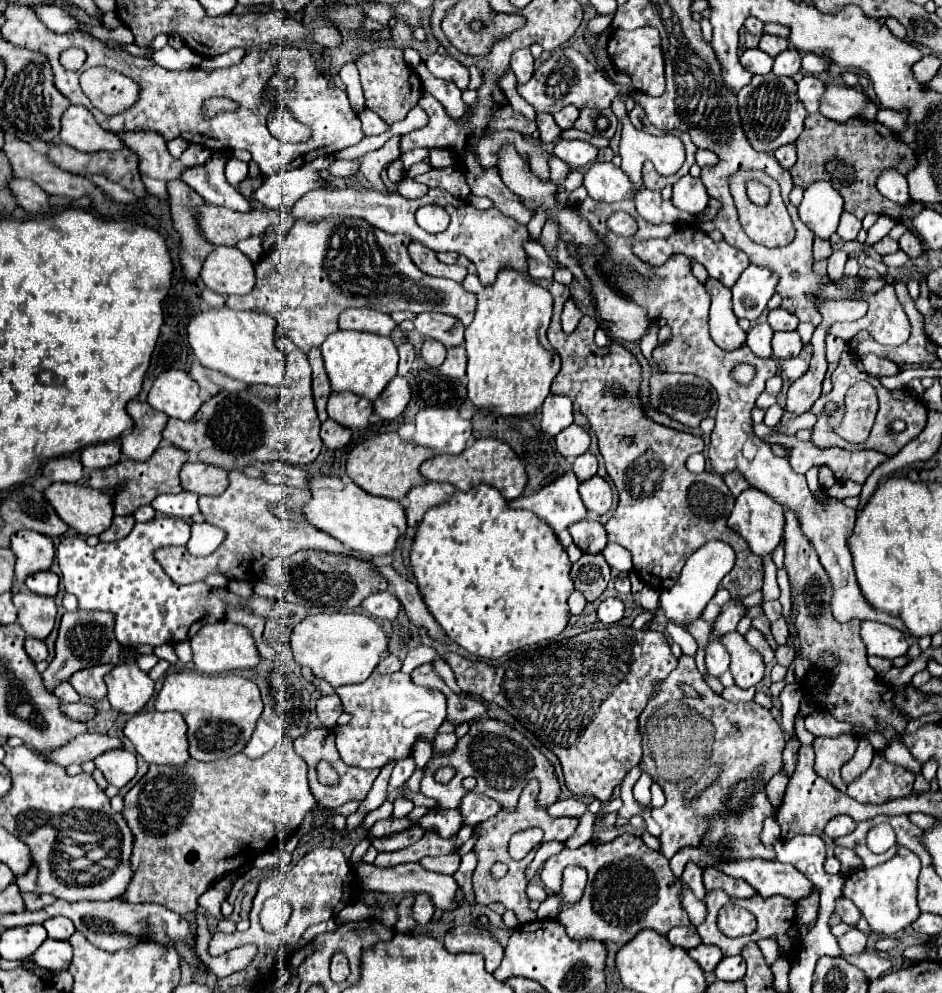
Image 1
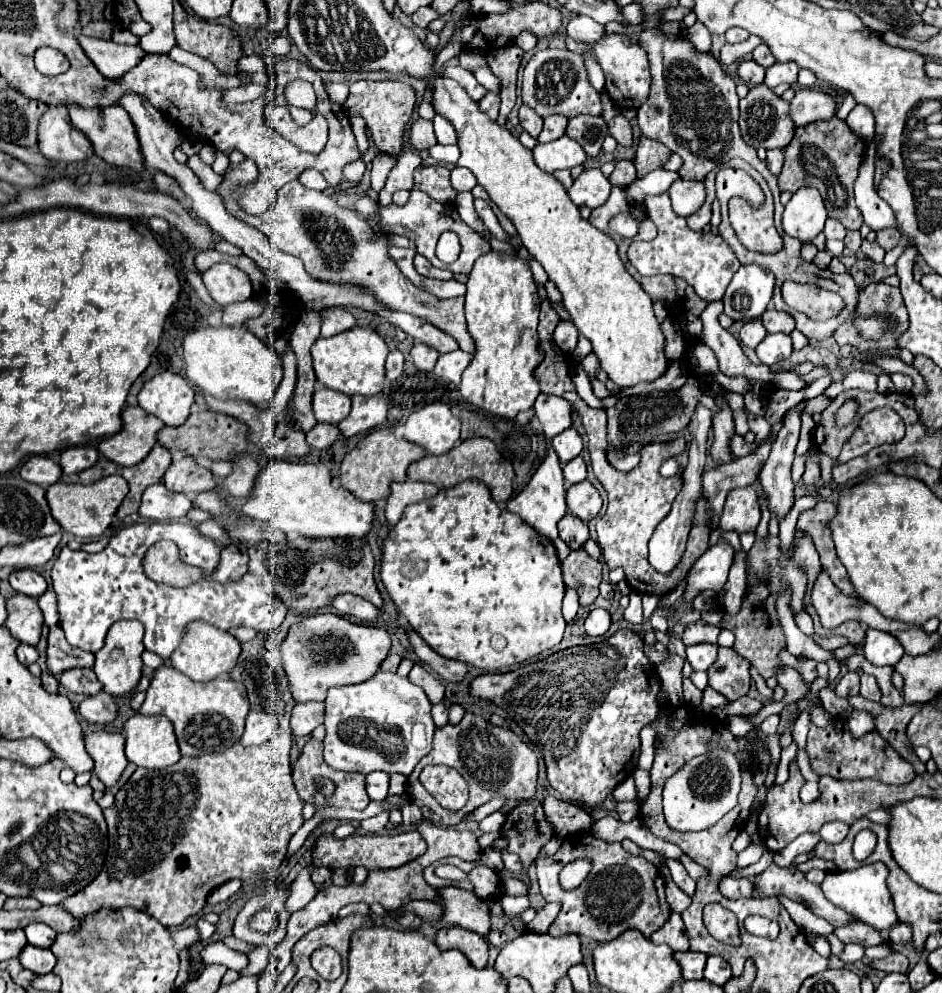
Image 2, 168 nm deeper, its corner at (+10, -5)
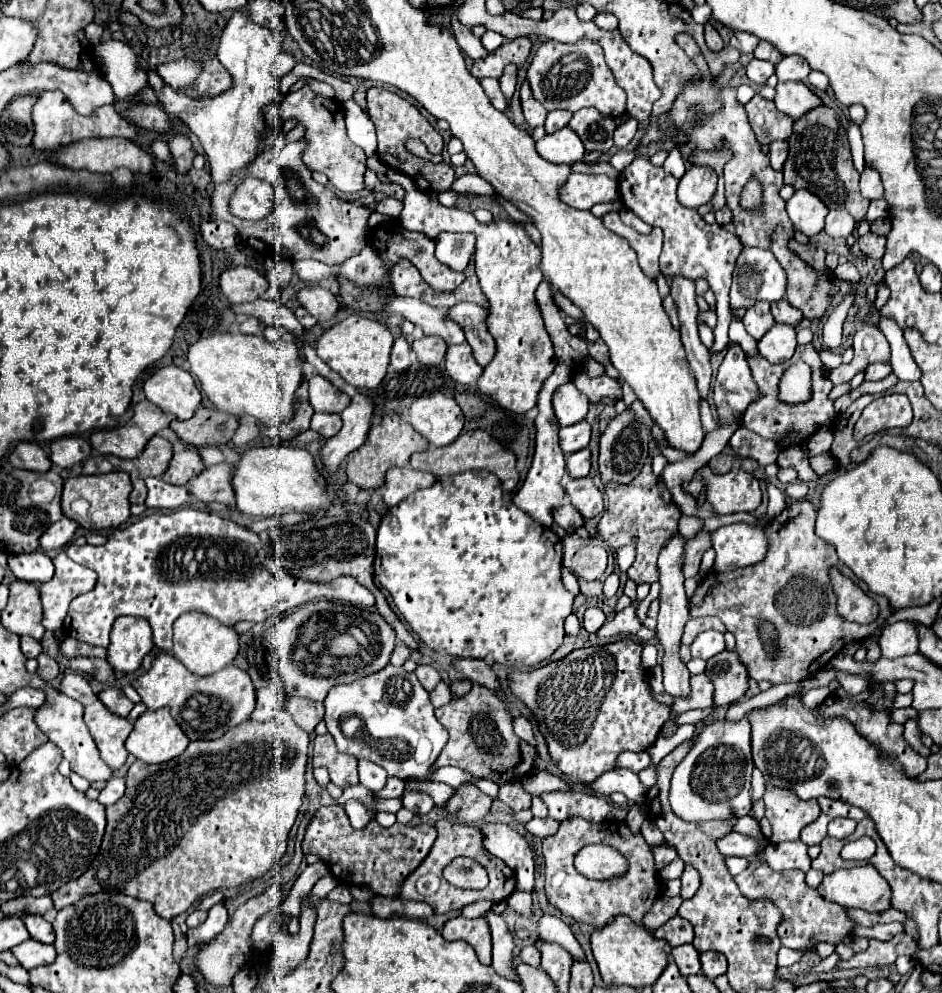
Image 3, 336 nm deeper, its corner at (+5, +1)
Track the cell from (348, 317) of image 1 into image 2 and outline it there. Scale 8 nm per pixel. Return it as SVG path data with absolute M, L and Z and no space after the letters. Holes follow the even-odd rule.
M329 307L321 311L321 335L333 337L341 331L355 327L355 317L343 307Z

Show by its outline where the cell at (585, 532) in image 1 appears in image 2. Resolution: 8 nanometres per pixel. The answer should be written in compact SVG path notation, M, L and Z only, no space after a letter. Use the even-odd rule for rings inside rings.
M567 513L561 521L559 521L559 537L571 547L571 549L581 549L583 543L589 539L589 529L587 525L577 519L575 515Z

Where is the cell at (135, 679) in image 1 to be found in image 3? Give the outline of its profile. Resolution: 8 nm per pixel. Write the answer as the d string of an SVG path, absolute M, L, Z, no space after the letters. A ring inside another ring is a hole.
M122 615L114 621L108 645L108 665L120 673L134 673L140 669L146 653L154 649L152 629L146 619Z

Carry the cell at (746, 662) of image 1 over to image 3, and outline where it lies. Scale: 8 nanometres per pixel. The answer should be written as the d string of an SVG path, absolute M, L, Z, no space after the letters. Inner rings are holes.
M722 651L710 657L706 665L706 675L714 683L714 703L718 707L738 701L748 689L748 669L740 661L736 651Z

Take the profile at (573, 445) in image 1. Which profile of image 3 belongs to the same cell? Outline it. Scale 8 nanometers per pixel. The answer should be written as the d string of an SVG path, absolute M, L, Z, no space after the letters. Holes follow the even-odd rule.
M586 421L560 429L560 447L562 447L564 455L572 455L572 453L588 447L588 441L590 441L590 425Z

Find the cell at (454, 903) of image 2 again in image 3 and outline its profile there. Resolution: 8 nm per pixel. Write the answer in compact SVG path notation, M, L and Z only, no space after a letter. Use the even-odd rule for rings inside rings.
M492 909L484 913L484 919L488 921L490 933L492 933L492 967L504 977L516 977L516 973L512 971L514 943L512 943L512 933L508 931L508 925Z

